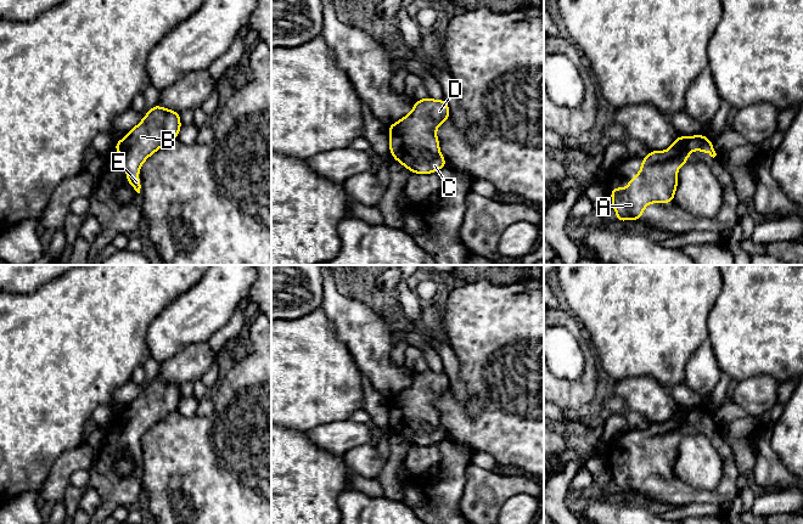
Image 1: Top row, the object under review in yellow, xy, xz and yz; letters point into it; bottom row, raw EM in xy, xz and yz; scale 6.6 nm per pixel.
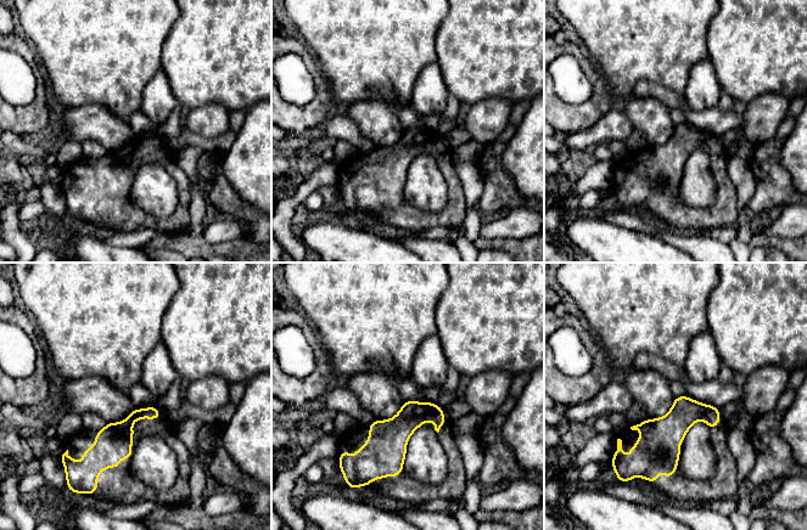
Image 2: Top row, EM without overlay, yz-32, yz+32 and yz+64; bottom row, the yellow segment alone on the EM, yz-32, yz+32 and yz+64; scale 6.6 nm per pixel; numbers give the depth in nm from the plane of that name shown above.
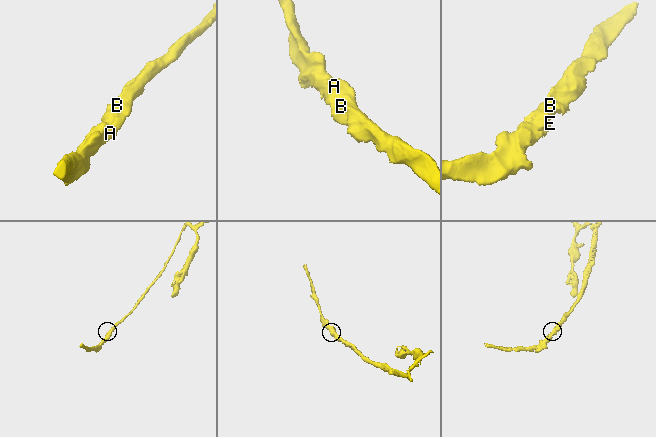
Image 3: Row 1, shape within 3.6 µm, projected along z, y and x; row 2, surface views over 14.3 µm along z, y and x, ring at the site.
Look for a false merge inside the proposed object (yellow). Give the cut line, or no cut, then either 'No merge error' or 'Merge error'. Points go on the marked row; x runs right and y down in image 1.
No split. No merge error

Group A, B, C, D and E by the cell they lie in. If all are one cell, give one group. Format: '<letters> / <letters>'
A B C D E

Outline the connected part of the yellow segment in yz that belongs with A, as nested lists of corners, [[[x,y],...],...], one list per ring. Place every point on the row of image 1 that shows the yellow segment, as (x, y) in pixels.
[[[698,134],[689,137],[679,135],[667,151],[651,151],[644,157],[639,174],[628,181],[627,190],[611,187],[616,222],[641,219],[645,207],[650,203],[668,204],[674,201],[676,169],[687,162],[689,154],[695,150],[707,152],[713,158],[717,156],[712,141]]]

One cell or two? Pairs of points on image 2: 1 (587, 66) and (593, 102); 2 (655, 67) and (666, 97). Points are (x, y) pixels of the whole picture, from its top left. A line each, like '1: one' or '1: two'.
1: one
2: two

